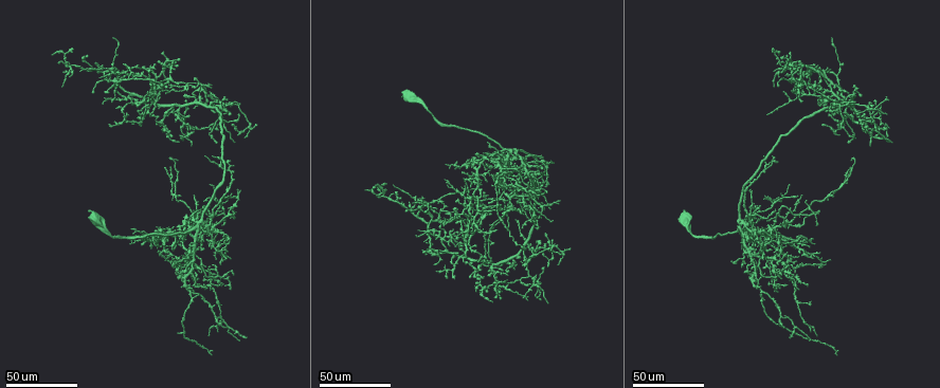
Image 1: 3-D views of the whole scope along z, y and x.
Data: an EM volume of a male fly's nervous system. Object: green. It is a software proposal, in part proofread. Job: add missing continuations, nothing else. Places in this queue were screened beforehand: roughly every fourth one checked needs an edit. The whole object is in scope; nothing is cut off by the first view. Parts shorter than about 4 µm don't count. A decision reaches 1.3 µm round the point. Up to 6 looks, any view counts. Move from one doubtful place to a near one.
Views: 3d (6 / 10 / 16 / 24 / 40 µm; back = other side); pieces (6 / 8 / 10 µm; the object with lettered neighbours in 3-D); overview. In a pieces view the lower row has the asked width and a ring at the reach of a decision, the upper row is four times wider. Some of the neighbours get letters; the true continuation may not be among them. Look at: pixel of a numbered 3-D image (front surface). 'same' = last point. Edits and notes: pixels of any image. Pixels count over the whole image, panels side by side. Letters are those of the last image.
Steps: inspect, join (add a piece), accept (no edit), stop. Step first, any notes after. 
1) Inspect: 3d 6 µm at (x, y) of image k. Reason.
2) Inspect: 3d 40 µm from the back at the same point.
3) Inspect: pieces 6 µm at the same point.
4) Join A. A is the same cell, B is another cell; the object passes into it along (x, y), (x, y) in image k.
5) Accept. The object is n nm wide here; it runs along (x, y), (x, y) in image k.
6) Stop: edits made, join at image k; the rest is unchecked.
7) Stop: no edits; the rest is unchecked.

Inspect: 3d 40 µm at (871, 121) of image 1. Thin end.

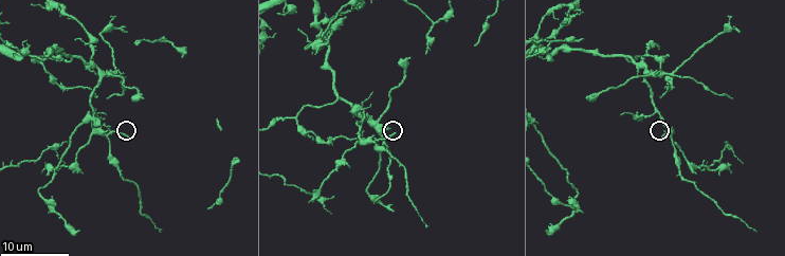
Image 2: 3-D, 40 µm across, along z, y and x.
Inspect: pieces 6 µm at (393, 132) of image 2.

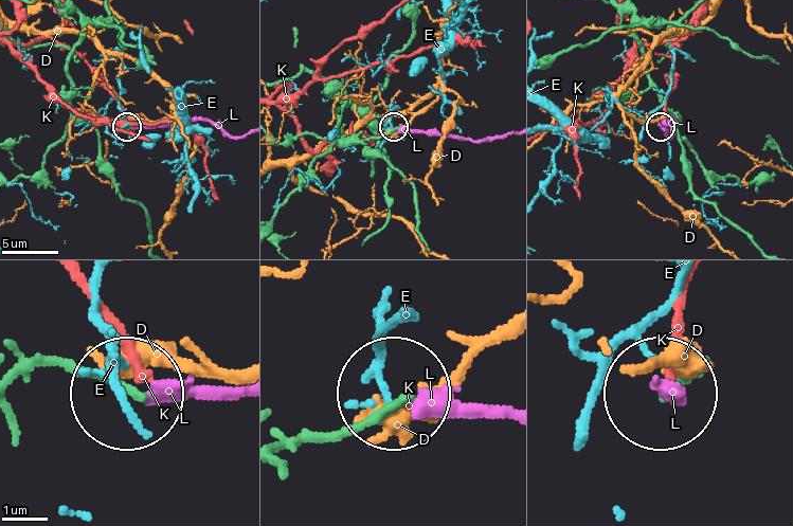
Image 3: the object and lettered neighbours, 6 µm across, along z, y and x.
Accept. The object is 160 nm wide here; D, E, K and L are other cells; none of them fits.

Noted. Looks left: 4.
Inspect: 3d 40 µm at (114, 121) of image 1. Tapers out.

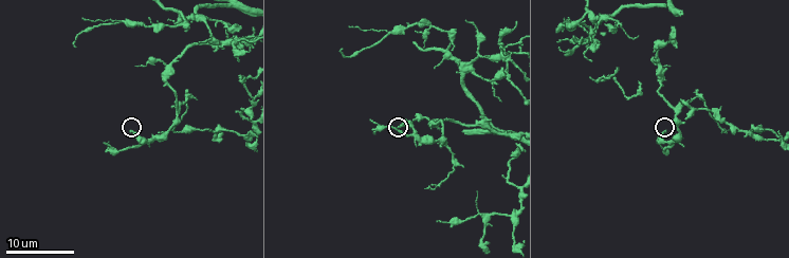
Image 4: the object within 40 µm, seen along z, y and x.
Inspect: pieces 8 µm at (665, 131) of image 4.

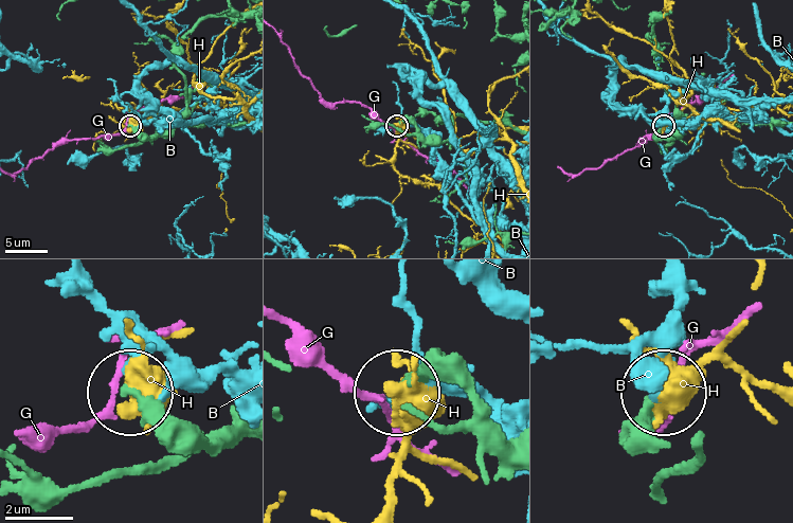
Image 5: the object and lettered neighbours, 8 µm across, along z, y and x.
Accept. B, G and H are other cells; it runs along (179, 47), (185, 114), (150, 138), (131, 126) in image 5; none of them fits.

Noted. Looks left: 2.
Inspect: 3d 40 µm at (764, 231) of image 1. Branch stops here.

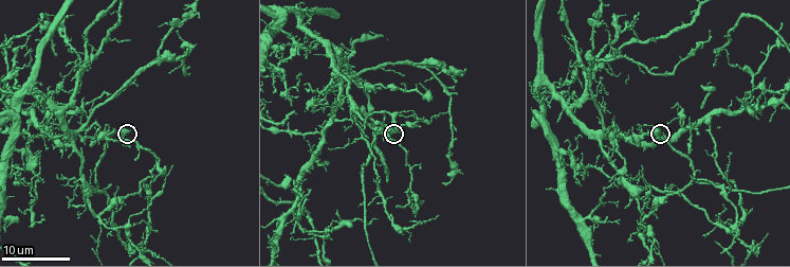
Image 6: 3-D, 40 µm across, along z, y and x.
Inspect: pieces 8 µm at (126, 132) of image 6.

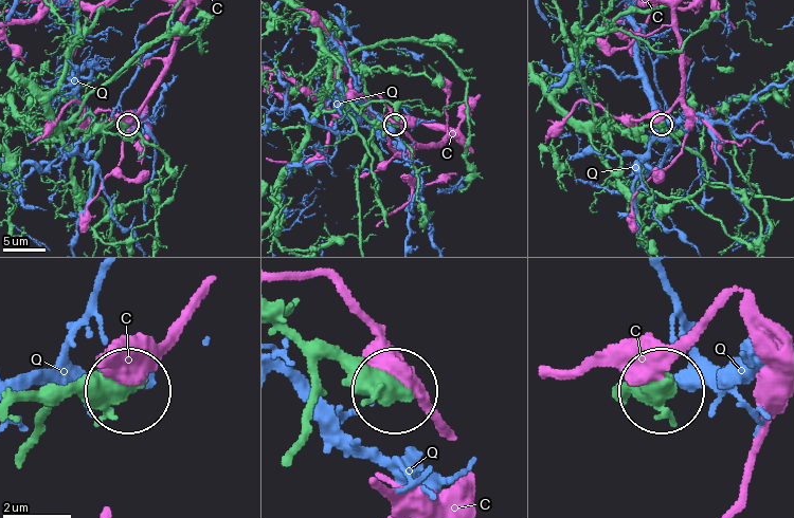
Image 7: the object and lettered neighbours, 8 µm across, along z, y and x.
Accept. C and Q are other cells; it runs along (25, 396), (125, 393) in image 7; no lettered piece goes on from it.

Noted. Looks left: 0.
Stop: no edits; the rest is unchecked.

